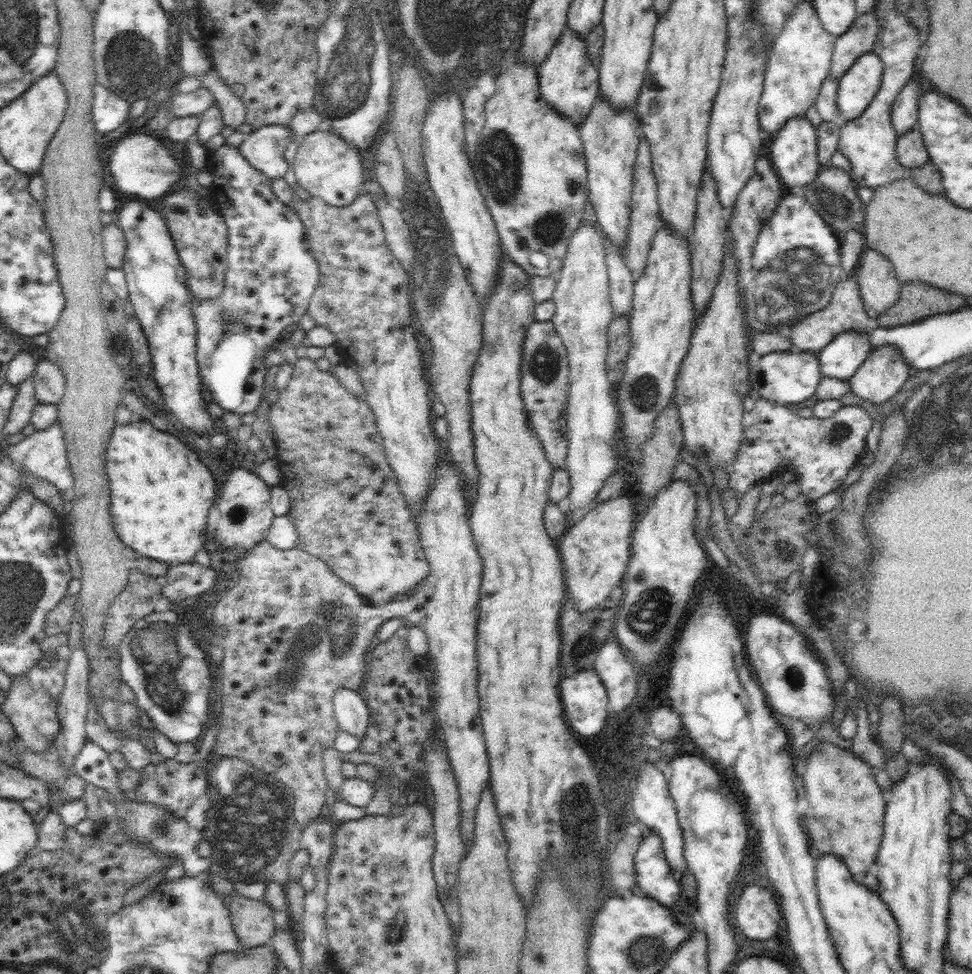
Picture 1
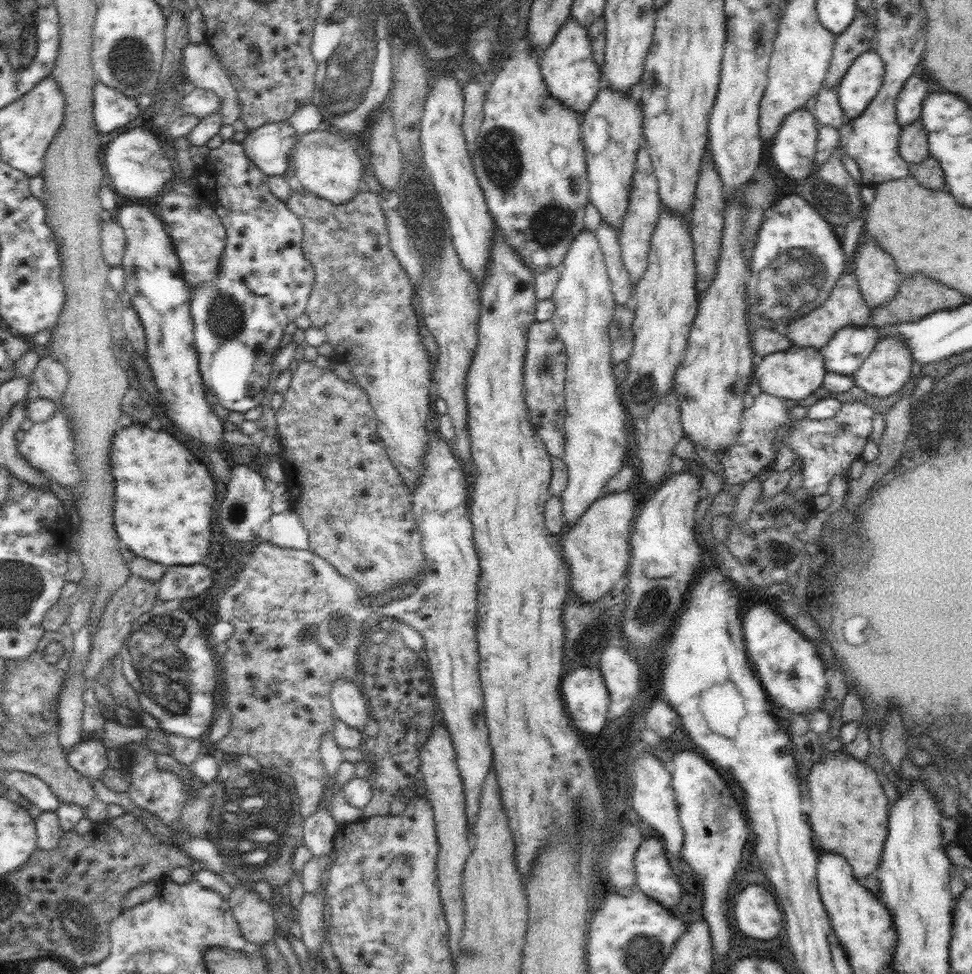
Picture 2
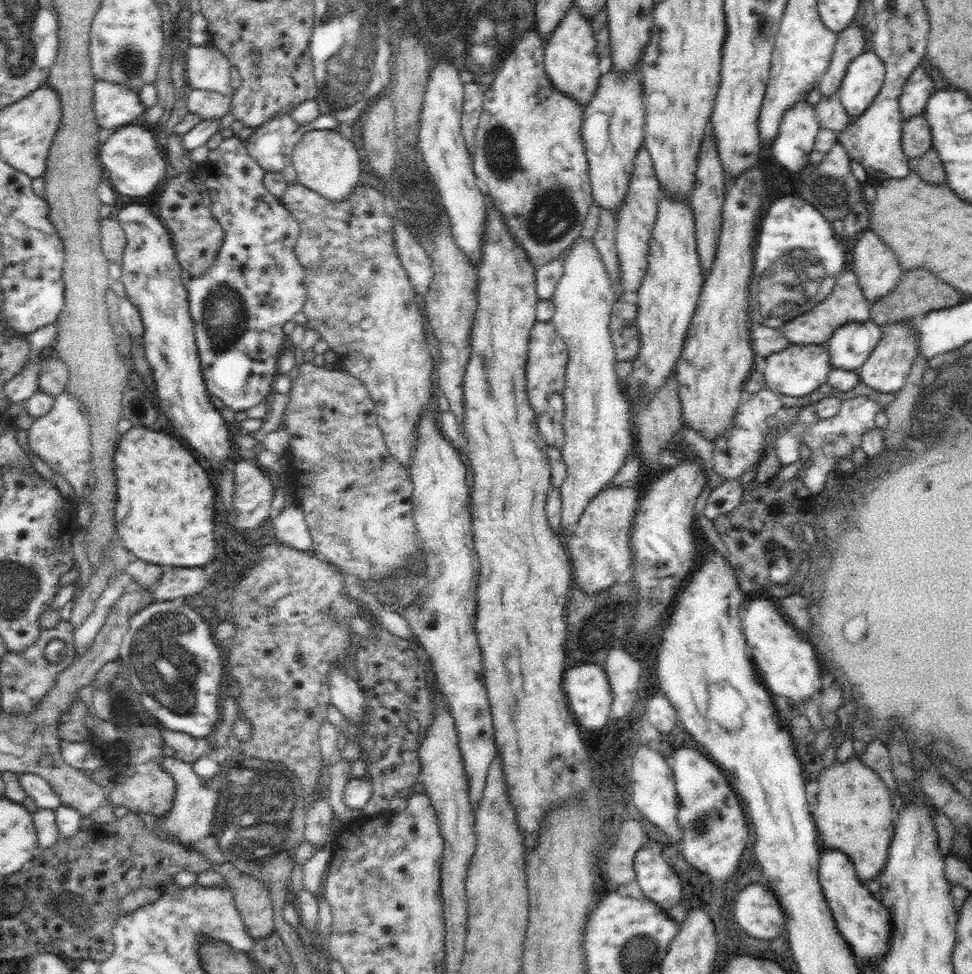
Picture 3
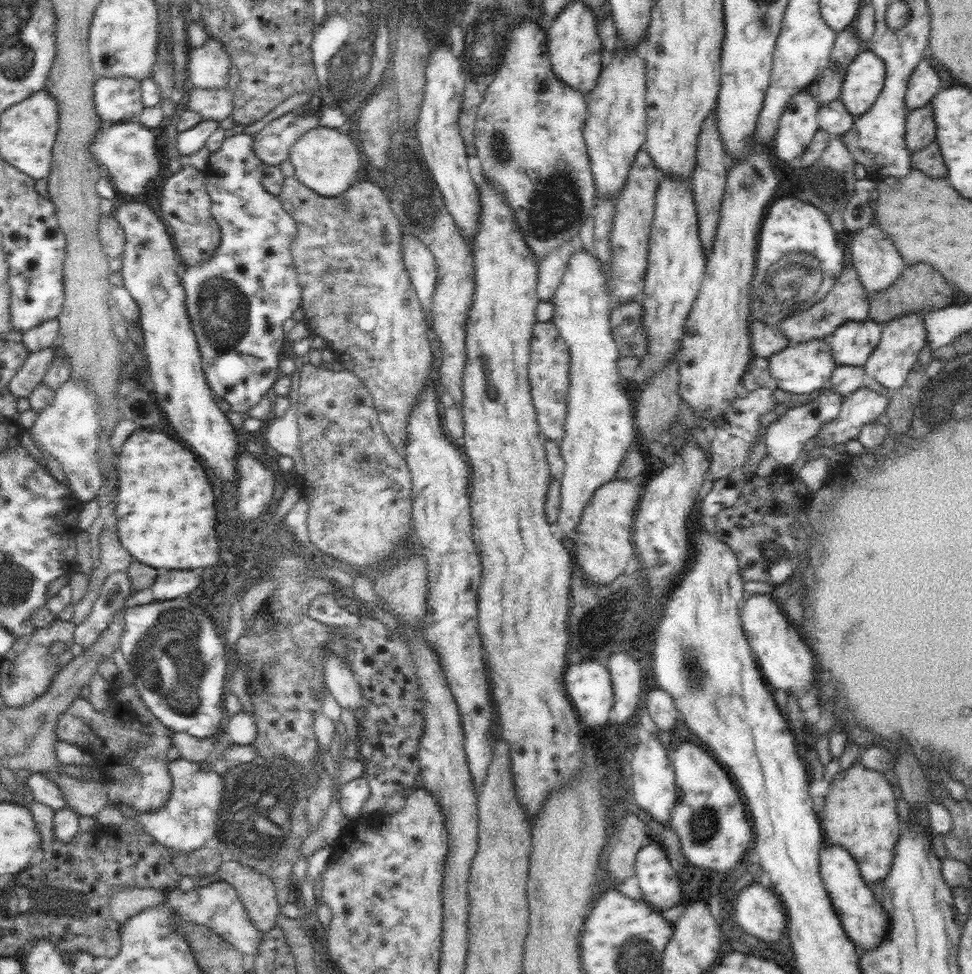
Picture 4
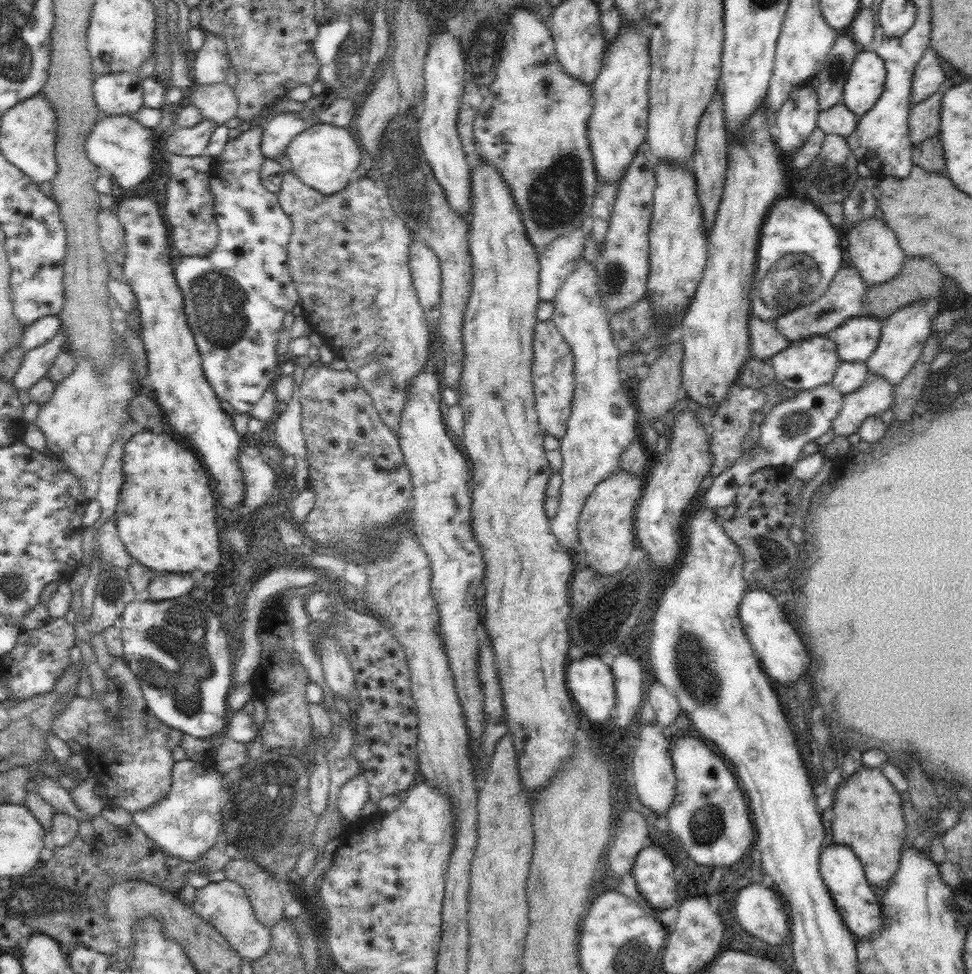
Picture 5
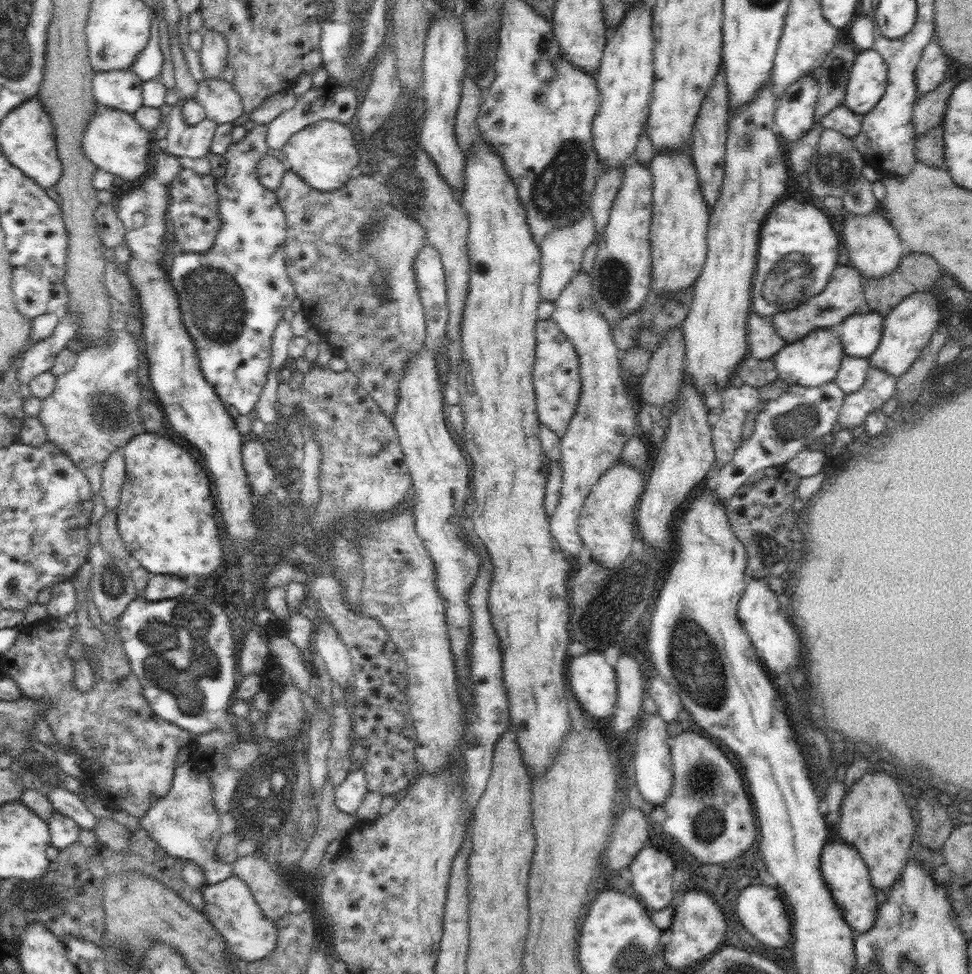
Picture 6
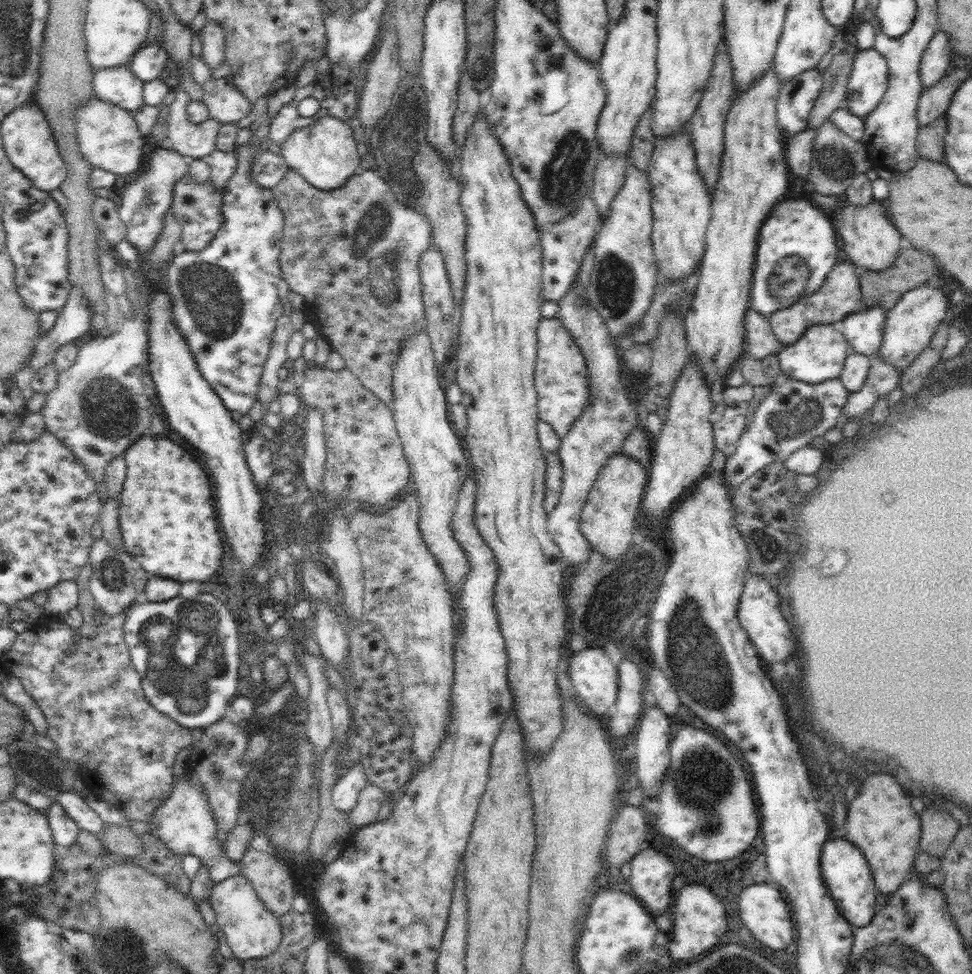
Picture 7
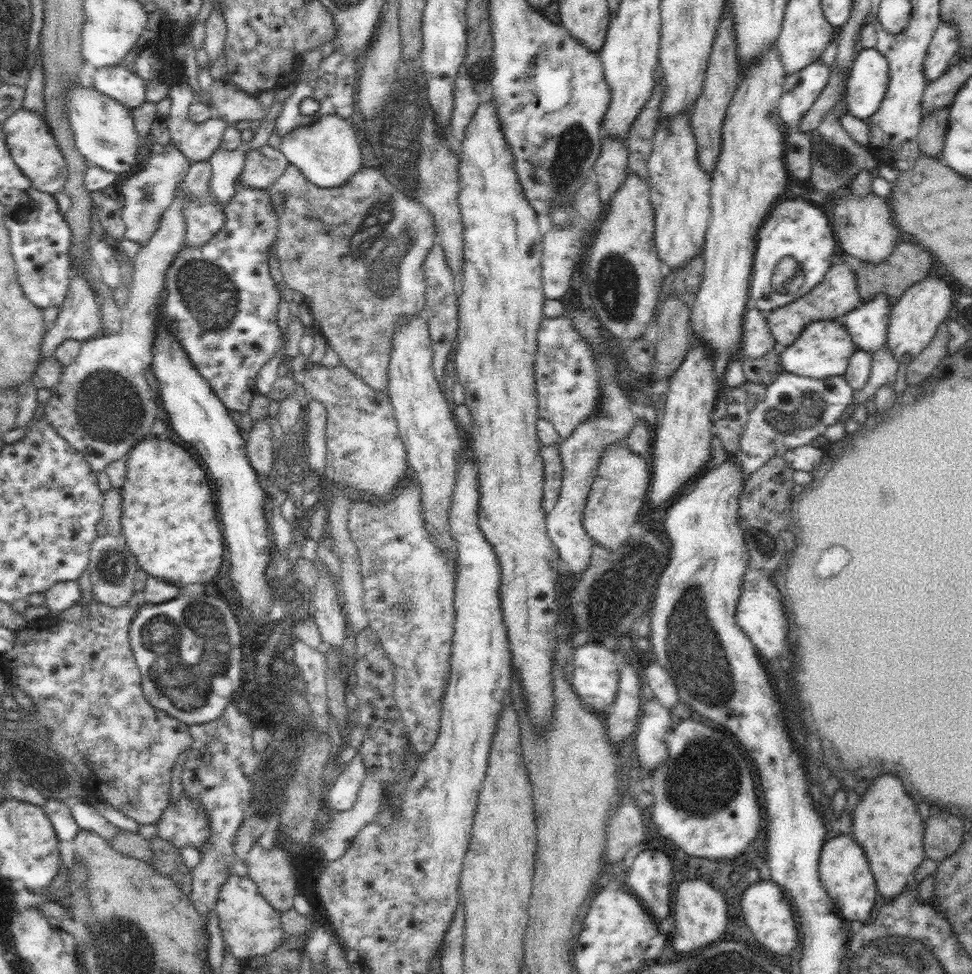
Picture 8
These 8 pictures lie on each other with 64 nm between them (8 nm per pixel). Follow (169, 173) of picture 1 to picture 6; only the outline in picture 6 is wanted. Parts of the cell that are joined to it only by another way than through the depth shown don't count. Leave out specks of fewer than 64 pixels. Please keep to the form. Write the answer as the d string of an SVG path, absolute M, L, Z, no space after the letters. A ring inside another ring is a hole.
M98 106L83 136L86 156L98 169L121 176L124 181L139 182L148 172L148 142L154 135L142 128L132 114L116 108Z

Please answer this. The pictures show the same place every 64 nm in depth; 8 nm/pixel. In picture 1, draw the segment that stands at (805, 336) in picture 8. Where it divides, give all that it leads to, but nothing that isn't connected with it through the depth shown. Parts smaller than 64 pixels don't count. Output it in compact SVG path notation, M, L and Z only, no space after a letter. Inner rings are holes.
M792 344L786 351L777 351L761 356L756 366L749 368L751 388L758 391L762 399L778 405L794 405L812 397L823 377L817 353L800 350Z

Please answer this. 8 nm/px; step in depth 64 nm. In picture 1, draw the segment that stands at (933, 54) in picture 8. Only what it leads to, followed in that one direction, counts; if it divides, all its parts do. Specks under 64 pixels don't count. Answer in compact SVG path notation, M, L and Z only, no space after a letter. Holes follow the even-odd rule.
M910 79L896 97L891 110L891 121L897 136L917 126L918 99L922 93L921 84Z

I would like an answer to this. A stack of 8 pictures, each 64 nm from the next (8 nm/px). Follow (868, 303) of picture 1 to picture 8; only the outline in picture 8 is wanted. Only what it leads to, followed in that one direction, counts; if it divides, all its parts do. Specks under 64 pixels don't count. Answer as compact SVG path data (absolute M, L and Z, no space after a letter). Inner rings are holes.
M847 189L835 195L838 201L832 204L830 222L842 250L864 263L884 263L902 237L902 232L893 219L890 197L882 198L874 192L869 192L868 196L854 196Z

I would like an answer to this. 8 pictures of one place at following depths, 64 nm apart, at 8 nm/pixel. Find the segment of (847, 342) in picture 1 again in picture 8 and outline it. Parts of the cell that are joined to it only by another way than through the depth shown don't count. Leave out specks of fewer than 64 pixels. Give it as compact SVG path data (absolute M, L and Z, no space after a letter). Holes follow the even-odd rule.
M884 293L847 312L842 324L848 329L857 349L872 354L884 347L888 338L888 319L894 304Z

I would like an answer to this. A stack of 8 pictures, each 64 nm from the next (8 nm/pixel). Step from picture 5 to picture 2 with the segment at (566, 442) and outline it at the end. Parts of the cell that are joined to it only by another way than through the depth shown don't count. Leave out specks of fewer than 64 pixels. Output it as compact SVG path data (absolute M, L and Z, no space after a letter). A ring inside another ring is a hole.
M582 229L571 242L565 260L561 267L560 278L551 300L555 304L554 314L550 318L556 333L564 342L567 352L565 408L566 416L563 422L565 436L565 453L563 456L567 466L568 486L561 494L563 506L561 510L566 526L574 525L574 520L580 518L586 509L598 500L606 483L621 468L628 452L629 413L622 403L618 388L618 373L612 366L611 341L609 327L617 306L611 292L611 283L607 274L603 252L594 232Z

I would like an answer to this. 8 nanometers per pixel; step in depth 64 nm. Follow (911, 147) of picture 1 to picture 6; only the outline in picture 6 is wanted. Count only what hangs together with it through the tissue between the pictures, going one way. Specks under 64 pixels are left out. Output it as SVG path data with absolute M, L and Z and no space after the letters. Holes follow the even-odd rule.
M956 79L942 81L932 92L918 97L914 103L913 121L915 136L926 134L943 122L943 116Z

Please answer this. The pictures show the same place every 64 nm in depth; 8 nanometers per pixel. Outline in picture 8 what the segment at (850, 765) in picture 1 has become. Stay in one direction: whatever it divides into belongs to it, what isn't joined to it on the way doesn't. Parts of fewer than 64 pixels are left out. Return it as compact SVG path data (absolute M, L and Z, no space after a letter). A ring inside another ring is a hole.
M878 776L854 808L852 836L862 846L875 878L878 893L891 901L910 885L913 872L925 857L925 822L902 782L896 776Z

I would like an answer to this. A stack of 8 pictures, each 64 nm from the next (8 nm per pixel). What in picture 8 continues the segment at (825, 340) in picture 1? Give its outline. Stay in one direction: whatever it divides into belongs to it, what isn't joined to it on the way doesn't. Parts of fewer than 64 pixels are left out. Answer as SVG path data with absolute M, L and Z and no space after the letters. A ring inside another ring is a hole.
M832 264L822 282L816 284L813 290L788 305L772 310L767 318L767 324L780 350L794 343L810 323L816 320L842 320L847 312L862 307L862 304L851 265Z

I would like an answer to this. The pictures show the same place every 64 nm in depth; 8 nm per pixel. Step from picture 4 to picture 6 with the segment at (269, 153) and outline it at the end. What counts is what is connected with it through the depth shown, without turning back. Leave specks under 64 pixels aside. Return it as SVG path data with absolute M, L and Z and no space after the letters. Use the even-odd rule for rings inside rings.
M327 80L324 87L316 90L311 87L301 96L296 96L296 104L292 109L284 110L278 117L267 125L266 144L270 150L283 150L283 146L290 140L290 137L296 132L314 124L320 120L335 120L340 124L352 124L355 122L355 112L357 111L357 102L354 89L340 90L339 84L333 80Z

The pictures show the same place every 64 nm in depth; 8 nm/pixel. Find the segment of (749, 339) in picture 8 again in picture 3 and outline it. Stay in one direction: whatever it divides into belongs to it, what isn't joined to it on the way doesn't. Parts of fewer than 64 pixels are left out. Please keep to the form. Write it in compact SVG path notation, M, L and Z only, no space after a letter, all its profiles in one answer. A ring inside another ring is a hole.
M752 319L750 331L755 356L765 358L791 345L788 338L785 338L782 332L778 332L777 325L772 325L766 321L758 323Z

